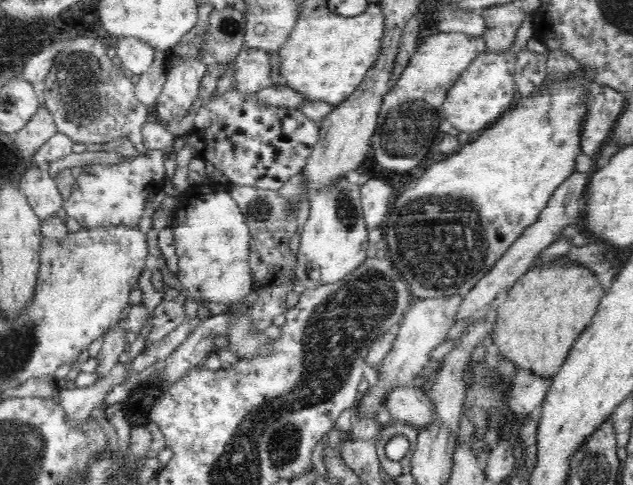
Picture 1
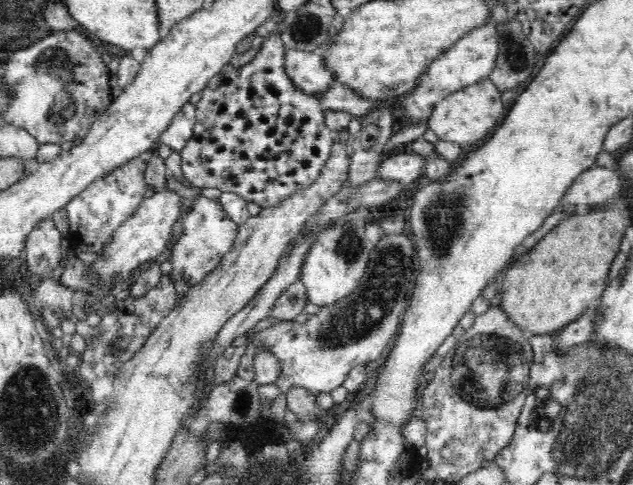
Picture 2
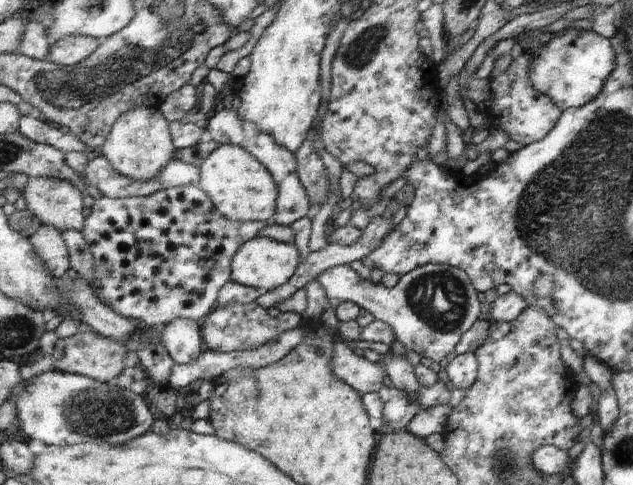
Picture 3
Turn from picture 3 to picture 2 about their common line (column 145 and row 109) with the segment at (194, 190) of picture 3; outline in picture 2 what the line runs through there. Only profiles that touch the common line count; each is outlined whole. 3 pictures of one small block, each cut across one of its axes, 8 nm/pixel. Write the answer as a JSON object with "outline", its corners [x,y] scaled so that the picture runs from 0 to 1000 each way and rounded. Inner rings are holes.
{"outline":[[[444,37],[420,74],[403,120],[381,140],[354,144],[325,175],[310,214],[303,280],[286,313],[291,365],[313,388],[341,386],[351,396],[371,396],[412,427],[436,421],[471,381],[488,377],[504,361],[520,320],[528,278],[515,262],[510,227],[494,196],[479,192],[449,151],[453,99],[444,74]]]}

